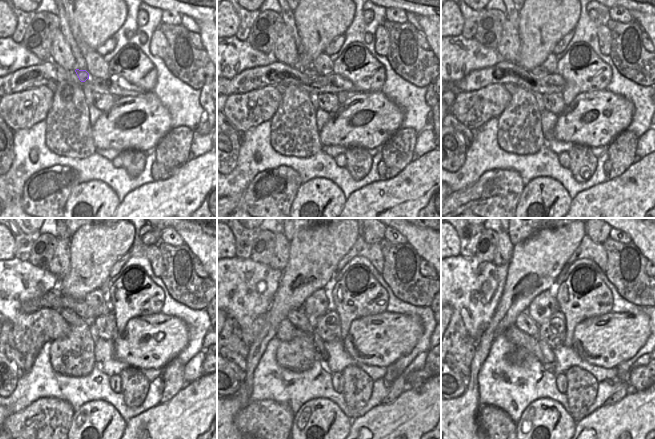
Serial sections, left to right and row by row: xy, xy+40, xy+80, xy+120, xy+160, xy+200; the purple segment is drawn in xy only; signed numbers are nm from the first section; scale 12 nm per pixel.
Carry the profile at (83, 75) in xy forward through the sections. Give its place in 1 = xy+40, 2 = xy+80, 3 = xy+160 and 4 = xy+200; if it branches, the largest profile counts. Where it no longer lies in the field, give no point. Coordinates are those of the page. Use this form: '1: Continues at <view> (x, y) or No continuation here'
1: Continues at xy+40 (310, 72)
2: Continues at xy+80 (539, 72)
3: Continues at xy+160 (317, 305)
4: Continues at xy+200 (544, 305).

